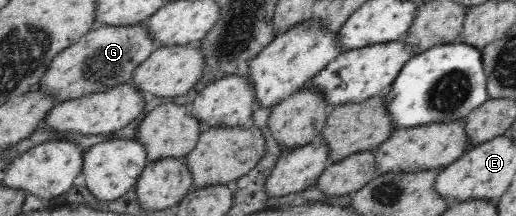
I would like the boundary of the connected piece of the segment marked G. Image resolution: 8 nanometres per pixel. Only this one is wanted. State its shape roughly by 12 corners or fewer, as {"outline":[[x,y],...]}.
{"outline":[[145,22],[99,24],[55,56],[57,102],[129,81],[157,47]]}

